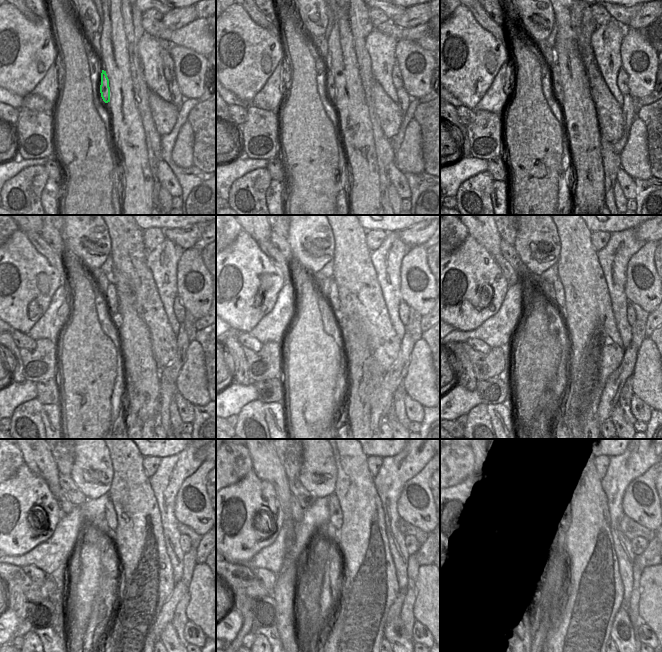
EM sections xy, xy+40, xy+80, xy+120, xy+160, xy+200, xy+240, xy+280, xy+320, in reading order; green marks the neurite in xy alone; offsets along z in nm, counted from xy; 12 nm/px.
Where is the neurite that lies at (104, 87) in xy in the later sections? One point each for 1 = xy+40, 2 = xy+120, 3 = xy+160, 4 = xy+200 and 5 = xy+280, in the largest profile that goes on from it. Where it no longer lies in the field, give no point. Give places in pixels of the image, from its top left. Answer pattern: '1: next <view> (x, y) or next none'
1: next xy+40 (330, 78)
2: next xy+120 (111, 298)
3: next xy+160 (335, 304)
4: next xy+200 (558, 287)
5: next xy+280 (335, 514)

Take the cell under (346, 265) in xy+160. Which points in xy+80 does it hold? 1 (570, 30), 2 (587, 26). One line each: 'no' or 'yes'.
1: yes
2: no

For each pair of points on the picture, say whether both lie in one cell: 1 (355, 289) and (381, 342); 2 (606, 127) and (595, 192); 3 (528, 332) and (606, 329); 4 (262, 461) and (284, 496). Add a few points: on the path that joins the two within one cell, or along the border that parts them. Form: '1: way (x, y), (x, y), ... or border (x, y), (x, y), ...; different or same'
1: way (365, 302), (375, 318), (378, 329); same
2: border (597, 112), (599, 135), (592, 143), (593, 158); different
3: border (565, 328), (567, 335); different
4: way (271, 470), (279, 480), (281, 487); same

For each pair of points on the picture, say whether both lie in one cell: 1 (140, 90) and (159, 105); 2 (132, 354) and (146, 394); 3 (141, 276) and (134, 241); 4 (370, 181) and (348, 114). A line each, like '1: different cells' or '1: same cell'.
1: different cells
2: same cell
3: same cell
4: same cell

